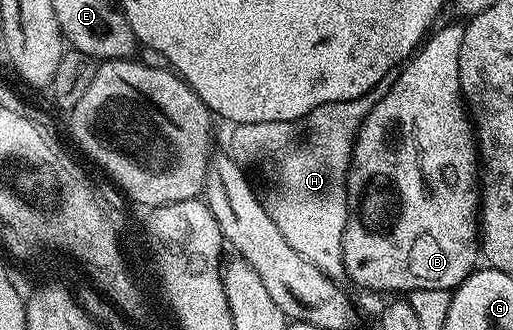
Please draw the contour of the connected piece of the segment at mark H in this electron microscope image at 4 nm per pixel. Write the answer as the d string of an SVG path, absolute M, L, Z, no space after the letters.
M400 69L392 70L363 98L332 102L315 108L304 119L305 134L309 138L302 142L293 138L298 127L288 122L242 122L232 127L233 135L229 138L228 149L238 162L250 164L260 154L274 154L277 157L277 178L281 183L277 186L277 195L268 199L269 214L275 224L279 224L283 240L287 240L287 244L291 244L303 260L311 260L311 264L315 264L315 268L323 271L328 278L337 280L345 273L341 241L351 213L347 201L347 171L353 156L354 137L371 108L375 108L375 104L391 92L391 84L395 84L400 75Z

